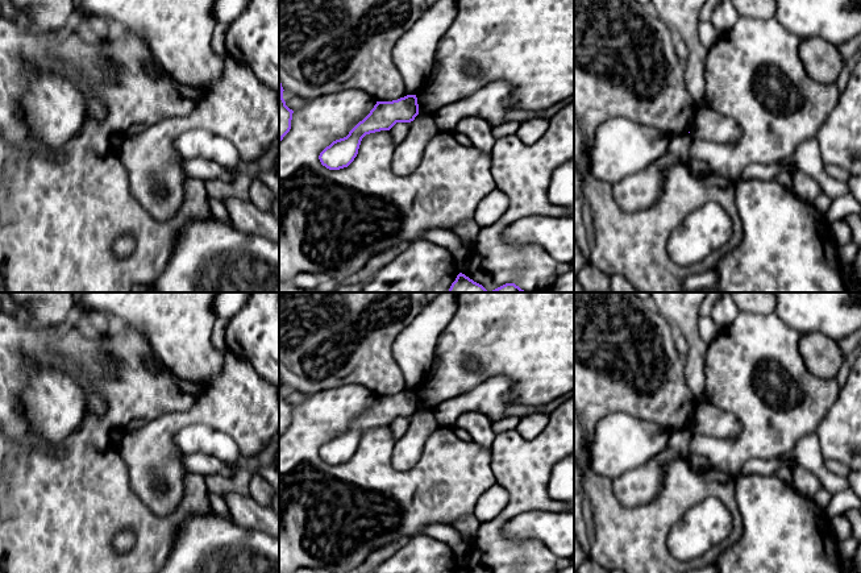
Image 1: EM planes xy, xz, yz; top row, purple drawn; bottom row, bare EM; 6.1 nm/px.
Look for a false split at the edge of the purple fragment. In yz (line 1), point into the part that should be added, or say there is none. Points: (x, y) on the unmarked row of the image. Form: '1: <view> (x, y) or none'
1: none

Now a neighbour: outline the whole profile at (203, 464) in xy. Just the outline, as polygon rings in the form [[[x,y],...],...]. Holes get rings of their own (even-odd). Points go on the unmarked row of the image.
[[[207,453],[184,454],[183,464],[188,472],[200,474],[204,478],[212,474],[222,474],[228,468],[217,457]]]

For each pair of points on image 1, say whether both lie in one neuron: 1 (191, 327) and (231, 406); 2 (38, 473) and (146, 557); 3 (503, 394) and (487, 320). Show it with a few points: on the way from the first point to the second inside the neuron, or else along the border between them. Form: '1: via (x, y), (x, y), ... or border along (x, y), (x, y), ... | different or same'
1: border along (227, 351), (223, 358), (223, 369), (206, 385) | different
2: via (58, 502), (117, 559) | same
3: border along (516, 385), (506, 377), (491, 377), (471, 390) | different

